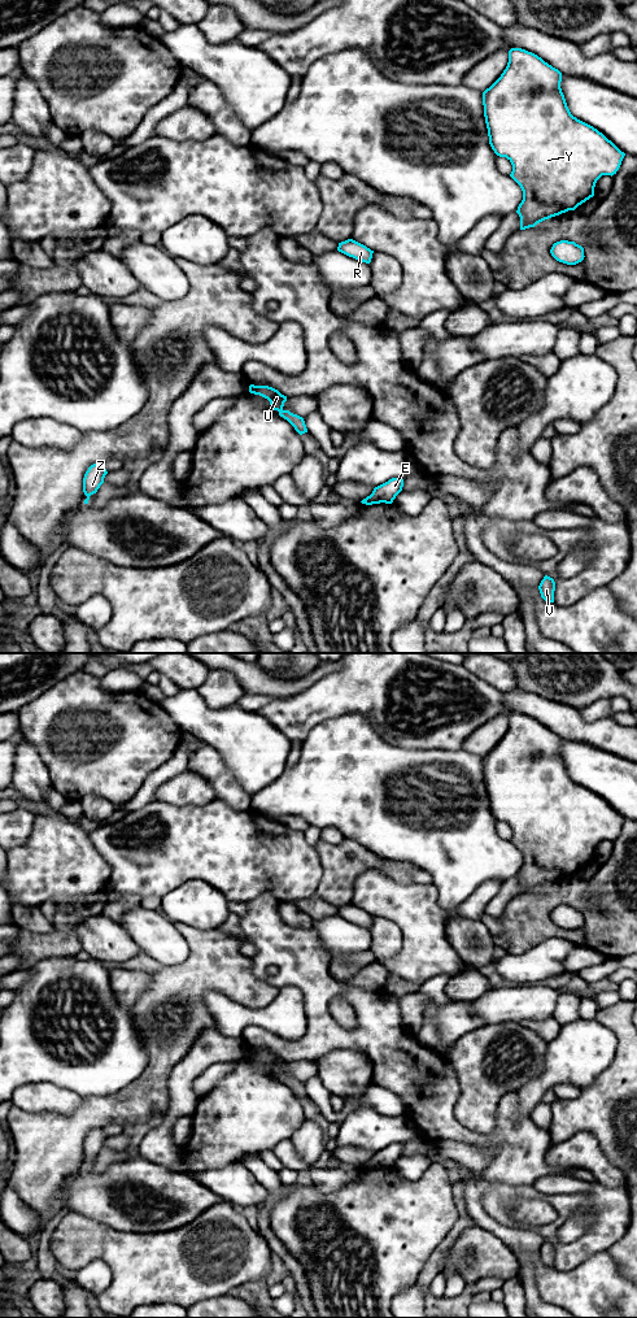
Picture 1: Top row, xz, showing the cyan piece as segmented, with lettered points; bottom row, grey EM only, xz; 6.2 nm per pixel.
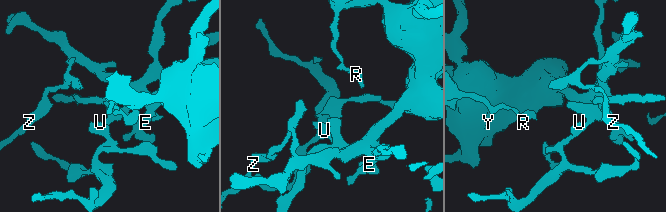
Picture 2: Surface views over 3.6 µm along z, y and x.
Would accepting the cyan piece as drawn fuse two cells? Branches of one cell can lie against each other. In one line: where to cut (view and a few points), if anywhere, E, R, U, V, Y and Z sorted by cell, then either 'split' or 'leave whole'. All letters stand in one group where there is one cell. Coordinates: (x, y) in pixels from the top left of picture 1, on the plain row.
no cut | E R U V Y Z | leave whole

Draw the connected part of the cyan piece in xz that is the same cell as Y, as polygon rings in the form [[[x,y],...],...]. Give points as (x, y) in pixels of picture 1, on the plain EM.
[[[511,713],[506,734],[483,757],[489,809],[497,821],[511,827],[510,841],[523,856],[516,875],[520,895],[575,875],[594,861],[595,848],[602,840],[616,839],[625,821],[602,797],[571,779],[560,747],[562,738],[541,722]]]

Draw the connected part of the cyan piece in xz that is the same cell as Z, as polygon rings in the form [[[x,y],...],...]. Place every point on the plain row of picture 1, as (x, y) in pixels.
[[[93,1128],[88,1132],[83,1143],[83,1157],[87,1161],[84,1169],[88,1169],[90,1161],[97,1157],[106,1139],[104,1128]]]

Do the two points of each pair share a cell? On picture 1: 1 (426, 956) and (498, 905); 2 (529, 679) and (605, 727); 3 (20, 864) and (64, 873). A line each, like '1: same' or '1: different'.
1: different
2: different
3: same

